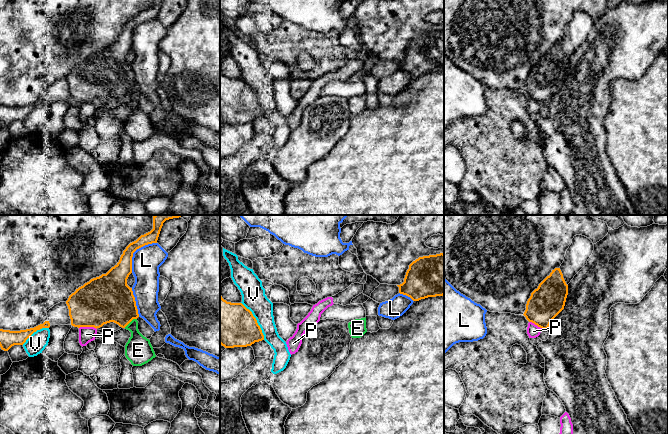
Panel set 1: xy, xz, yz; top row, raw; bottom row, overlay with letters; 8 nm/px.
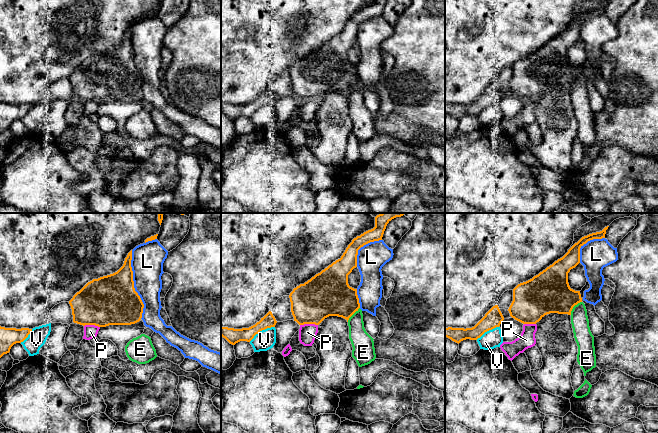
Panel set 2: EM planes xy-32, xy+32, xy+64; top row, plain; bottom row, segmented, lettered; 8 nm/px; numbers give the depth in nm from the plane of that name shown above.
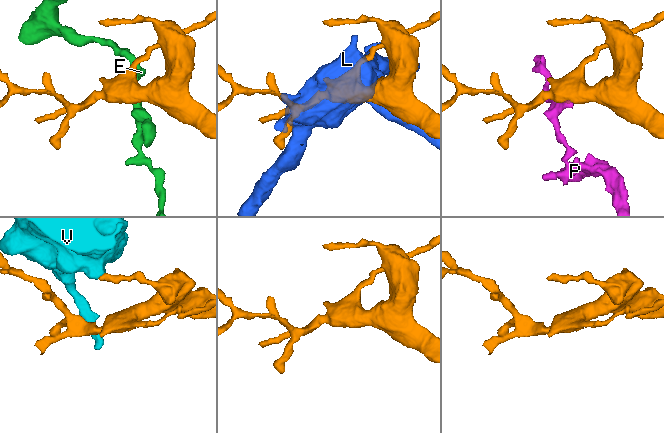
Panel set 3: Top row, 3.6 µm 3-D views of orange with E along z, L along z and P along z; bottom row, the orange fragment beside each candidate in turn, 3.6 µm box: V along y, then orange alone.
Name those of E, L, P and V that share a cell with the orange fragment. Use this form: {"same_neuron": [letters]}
{"same_neuron": []}

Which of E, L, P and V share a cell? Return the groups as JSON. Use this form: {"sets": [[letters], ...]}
{"sets": [["E"], ["L"], ["P"], ["V"]]}

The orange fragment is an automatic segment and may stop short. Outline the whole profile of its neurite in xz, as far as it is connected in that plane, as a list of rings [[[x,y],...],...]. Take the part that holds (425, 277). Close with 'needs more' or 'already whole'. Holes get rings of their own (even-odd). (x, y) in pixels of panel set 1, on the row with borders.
[[[444,254],[419,257],[409,265],[399,293],[419,301],[444,295]]] | already whole

